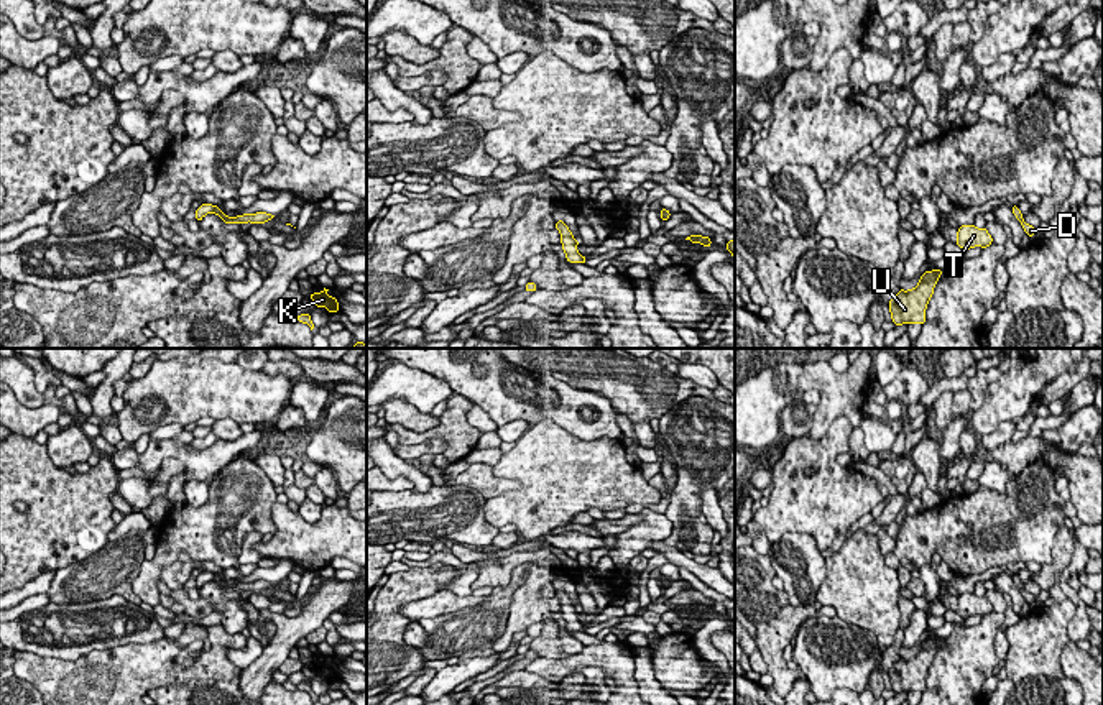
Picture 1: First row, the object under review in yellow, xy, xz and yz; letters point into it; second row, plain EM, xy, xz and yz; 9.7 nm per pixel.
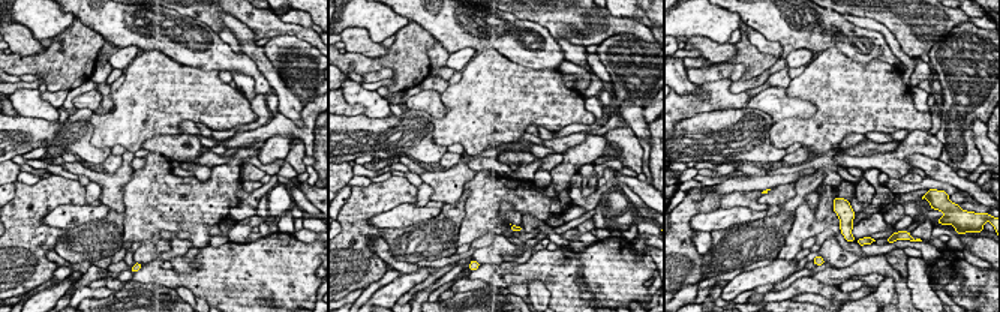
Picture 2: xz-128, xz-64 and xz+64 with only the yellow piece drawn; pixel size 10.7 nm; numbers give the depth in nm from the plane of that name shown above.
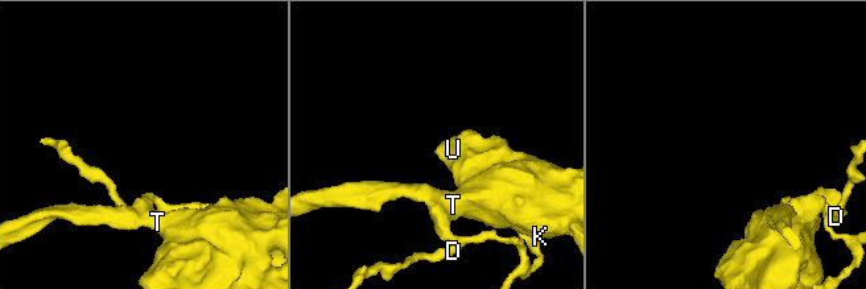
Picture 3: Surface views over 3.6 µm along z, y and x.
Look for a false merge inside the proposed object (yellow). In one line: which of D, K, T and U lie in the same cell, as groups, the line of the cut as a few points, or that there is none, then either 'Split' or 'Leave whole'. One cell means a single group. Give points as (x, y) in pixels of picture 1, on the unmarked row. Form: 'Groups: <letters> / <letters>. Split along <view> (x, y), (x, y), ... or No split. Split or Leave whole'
Groups: D / K T U. Split along xy (214, 574), (211, 579). Split

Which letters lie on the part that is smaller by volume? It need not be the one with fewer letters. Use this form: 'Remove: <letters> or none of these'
Remove: D

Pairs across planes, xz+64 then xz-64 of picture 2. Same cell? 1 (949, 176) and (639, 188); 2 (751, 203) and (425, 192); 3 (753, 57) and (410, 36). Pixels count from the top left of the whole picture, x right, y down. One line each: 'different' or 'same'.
1: same
2: same
3: same

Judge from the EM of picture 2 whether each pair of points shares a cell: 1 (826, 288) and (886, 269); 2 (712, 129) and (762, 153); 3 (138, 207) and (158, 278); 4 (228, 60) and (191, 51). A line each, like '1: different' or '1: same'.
1: same
2: same
3: different
4: same

